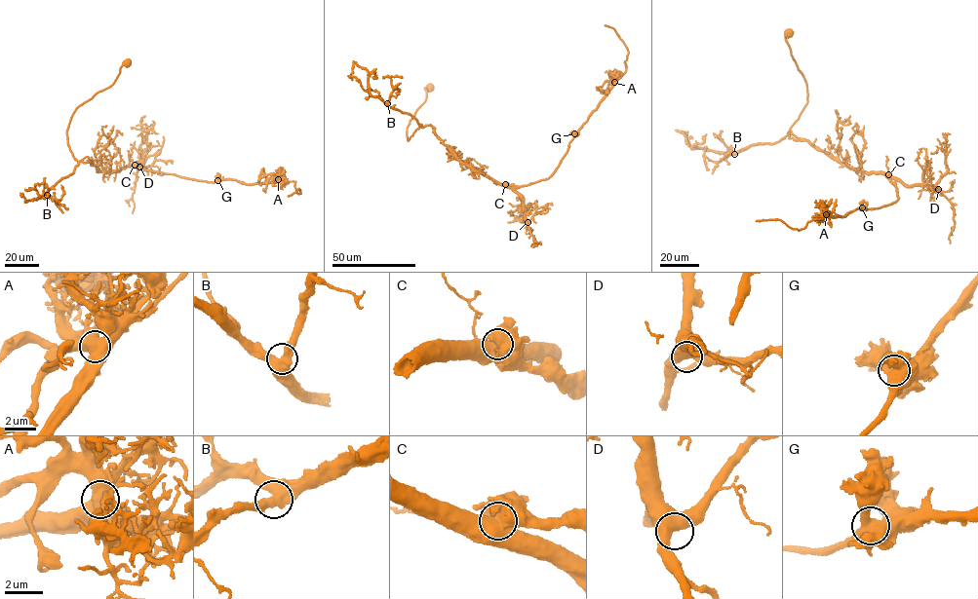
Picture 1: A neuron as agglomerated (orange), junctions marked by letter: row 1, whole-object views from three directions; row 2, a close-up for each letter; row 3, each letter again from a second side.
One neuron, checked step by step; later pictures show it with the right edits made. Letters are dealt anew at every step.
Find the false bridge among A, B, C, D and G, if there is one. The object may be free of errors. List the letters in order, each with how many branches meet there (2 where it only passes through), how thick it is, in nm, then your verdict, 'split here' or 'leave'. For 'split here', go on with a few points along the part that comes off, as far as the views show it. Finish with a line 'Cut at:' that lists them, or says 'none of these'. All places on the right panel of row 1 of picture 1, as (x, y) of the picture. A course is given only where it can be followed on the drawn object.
A: 3 branches meet; 600 nm thick; leave
B: 3 branches meet; 500 nm thick; leave
C: 3 branches meet; 750 nm thick; split here; foreign part runs (888, 175), (899, 197), (887, 205), (859, 208), (841, 217), (813, 219), (799, 230), (777, 219), (756, 221)
D: 3 branches meet; 480 nm thick; leave
G: 3 branches meet; 700 nm thick; leave
Cut at: C

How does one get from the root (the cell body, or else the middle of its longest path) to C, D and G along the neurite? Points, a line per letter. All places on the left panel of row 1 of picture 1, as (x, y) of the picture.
C: (128, 63), (113, 83), (77, 107), (66, 134), (78, 162), (89, 161), (108, 172), (135, 165)
D: (128, 63), (113, 83), (77, 107), (66, 134), (78, 162), (89, 161), (108, 172), (143, 168), (139, 167)
G: (128, 63), (113, 83), (71, 116), (66, 134), (73, 157), (89, 161), (100, 171), (136, 167), (217, 180)

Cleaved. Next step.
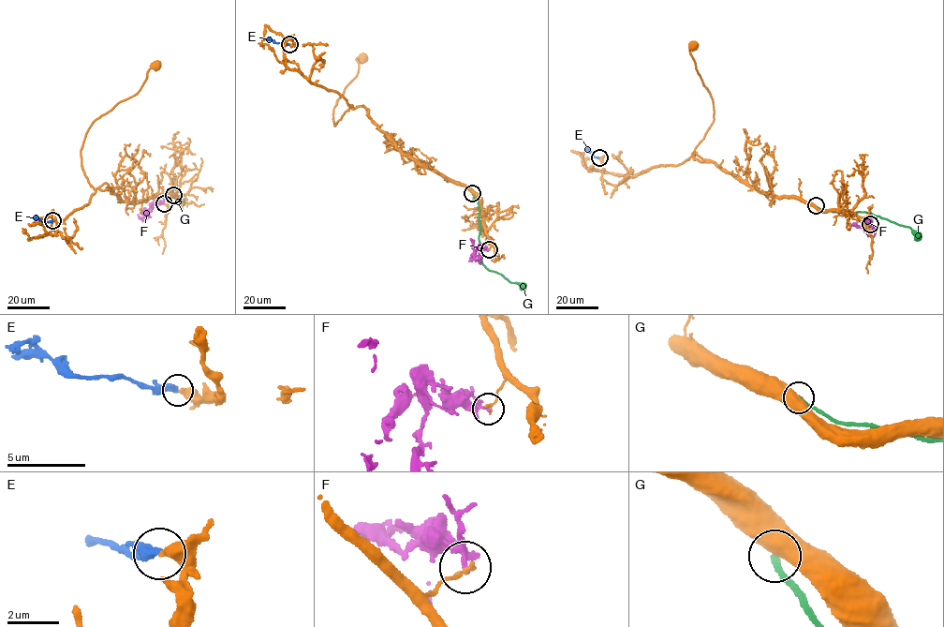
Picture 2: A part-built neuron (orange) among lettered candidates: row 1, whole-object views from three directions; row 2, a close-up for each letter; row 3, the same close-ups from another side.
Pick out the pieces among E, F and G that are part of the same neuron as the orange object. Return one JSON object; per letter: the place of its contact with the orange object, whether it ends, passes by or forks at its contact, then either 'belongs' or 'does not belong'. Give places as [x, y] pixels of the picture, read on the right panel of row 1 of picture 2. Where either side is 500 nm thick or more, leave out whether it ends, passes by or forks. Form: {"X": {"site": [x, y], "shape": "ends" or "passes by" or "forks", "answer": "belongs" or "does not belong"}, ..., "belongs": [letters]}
{"E": {"site": [599, 157], "shape": "ends", "answer": "belongs"}, "F": {"site": [870, 224], "shape": "forks", "answer": "does not belong"}, "G": {"site": [816, 205], "answer": "does not belong"}, "belongs": ["E"]}

